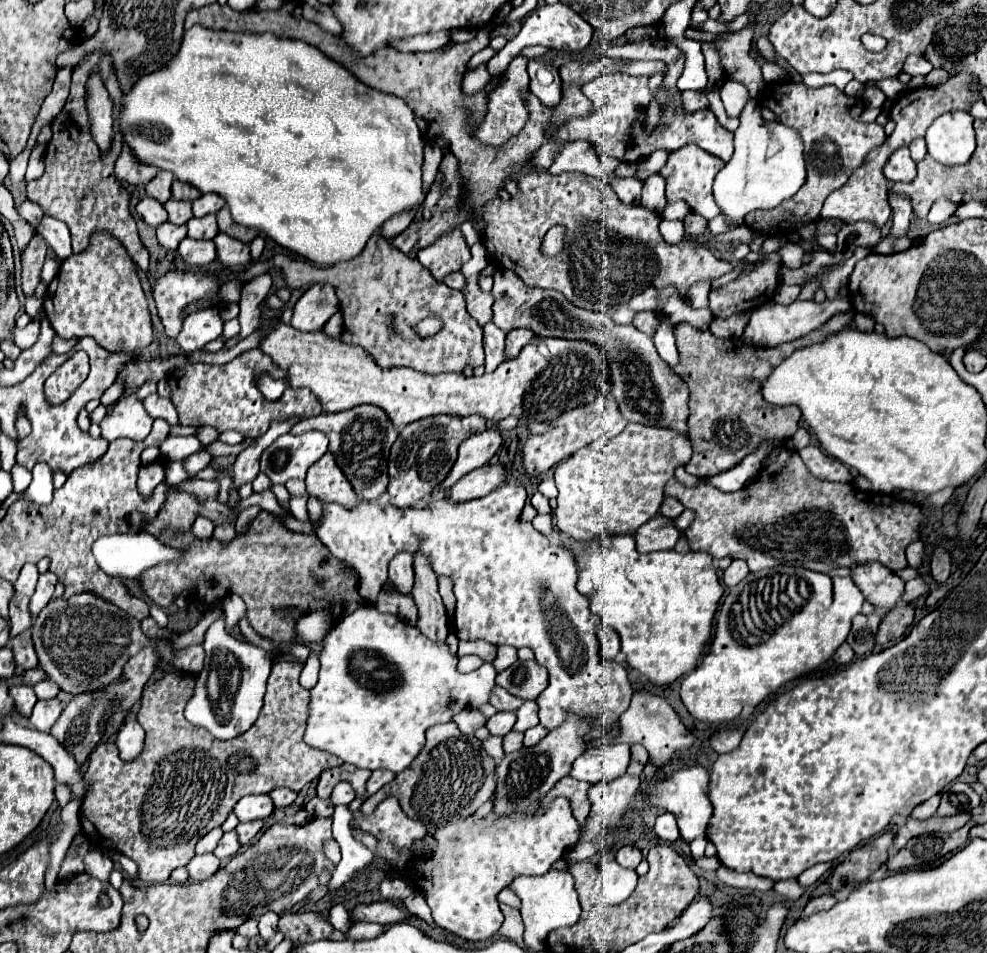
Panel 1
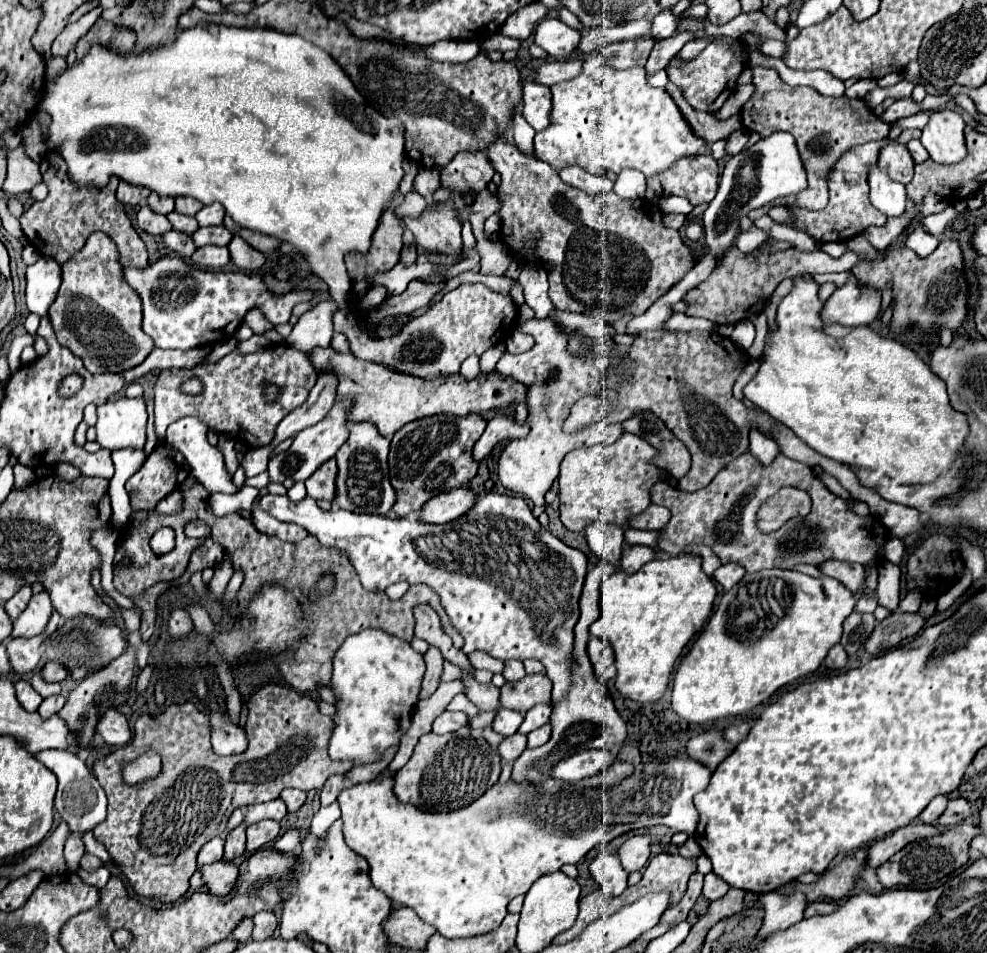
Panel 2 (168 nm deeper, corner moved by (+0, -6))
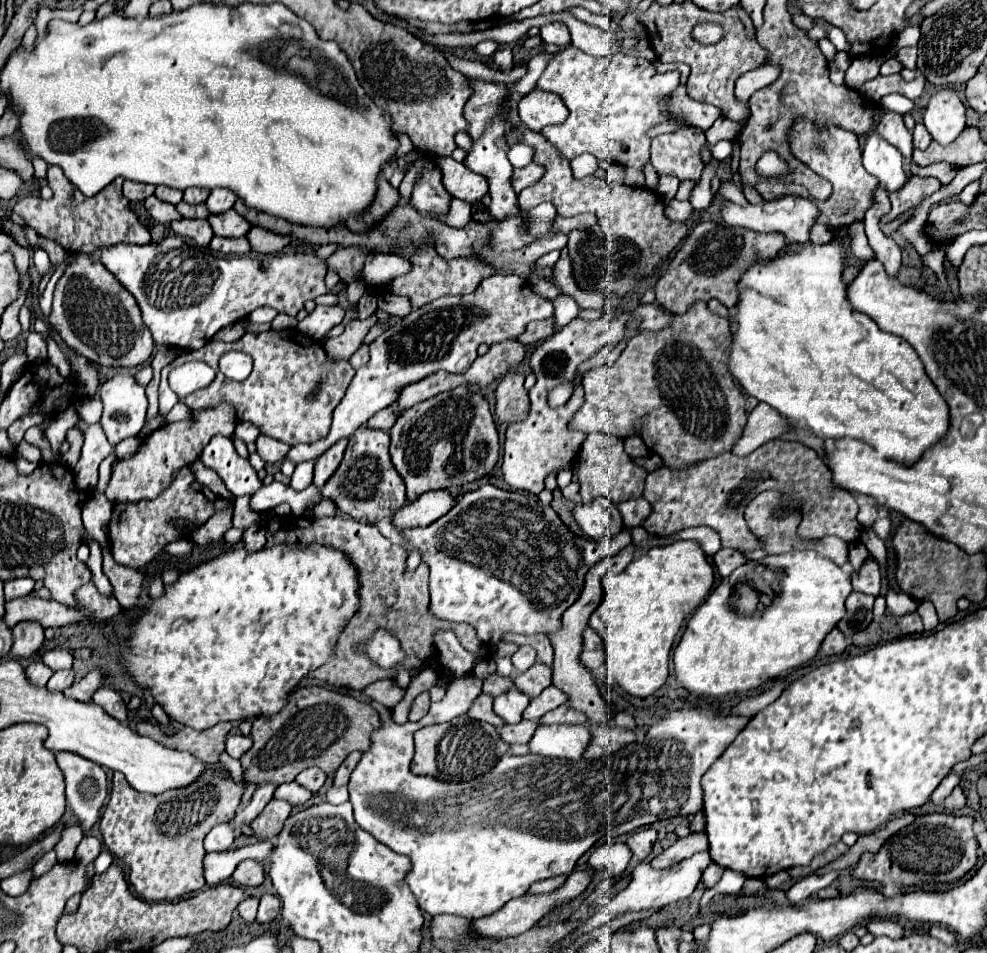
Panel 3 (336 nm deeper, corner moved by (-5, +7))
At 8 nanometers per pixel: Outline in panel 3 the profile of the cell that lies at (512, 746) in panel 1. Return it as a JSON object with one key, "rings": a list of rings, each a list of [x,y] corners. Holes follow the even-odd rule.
{"rings":[[[522,720],[518,724],[504,724],[500,730],[500,738],[506,744],[528,744],[536,726],[538,722],[530,722],[530,720]]]}

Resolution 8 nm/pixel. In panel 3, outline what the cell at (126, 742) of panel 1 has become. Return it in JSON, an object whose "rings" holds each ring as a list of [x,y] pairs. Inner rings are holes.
{"rings":[[[106,686],[98,688],[98,690],[92,694],[92,702],[98,704],[98,706],[102,706],[112,718],[116,718],[116,720],[120,720],[120,722],[126,722],[126,714],[128,714],[128,712],[126,712],[126,704],[122,702],[120,694],[114,692],[112,688],[106,688]]]}

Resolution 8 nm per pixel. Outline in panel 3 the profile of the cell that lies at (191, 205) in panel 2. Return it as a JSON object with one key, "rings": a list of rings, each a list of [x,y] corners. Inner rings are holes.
{"rings":[[[188,188],[188,190],[184,190],[184,202],[202,204],[208,198],[208,194],[210,194],[210,190],[206,190],[206,188]]]}

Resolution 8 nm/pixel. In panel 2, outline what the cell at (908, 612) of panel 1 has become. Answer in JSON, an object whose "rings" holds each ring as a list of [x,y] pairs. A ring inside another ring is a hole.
{"rings":[[[923,599],[921,609],[917,613],[903,613],[903,611],[893,611],[887,619],[879,621],[875,631],[865,643],[867,653],[871,655],[881,655],[893,647],[897,647],[903,639],[917,635],[925,621],[935,613],[935,599]]]}

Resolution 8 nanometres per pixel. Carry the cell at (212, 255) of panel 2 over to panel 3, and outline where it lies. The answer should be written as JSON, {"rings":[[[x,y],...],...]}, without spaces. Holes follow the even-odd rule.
{"rings":[[[220,236],[212,238],[210,248],[224,254],[248,254],[252,250],[248,238],[220,238]]]}

